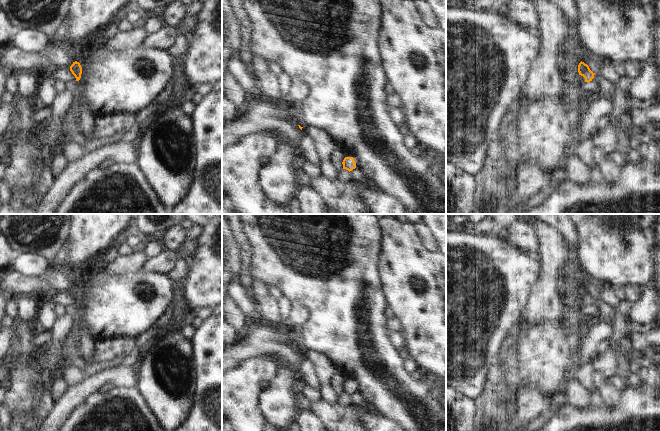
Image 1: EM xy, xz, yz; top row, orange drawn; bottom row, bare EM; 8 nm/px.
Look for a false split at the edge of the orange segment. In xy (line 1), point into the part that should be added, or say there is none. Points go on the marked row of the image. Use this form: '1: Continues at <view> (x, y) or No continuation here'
1: No continuation here

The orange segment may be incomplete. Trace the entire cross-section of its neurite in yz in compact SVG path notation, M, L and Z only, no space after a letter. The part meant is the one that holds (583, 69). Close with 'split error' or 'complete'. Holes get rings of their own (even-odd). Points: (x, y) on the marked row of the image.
M580 62L578 65L579 75L585 78L585 82L590 82L594 78L594 73L590 70L589 66L584 62Z | complete

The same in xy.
M77 61L73 62L73 64L70 66L70 71L75 76L76 81L79 81L82 74L82 67L80 63Z | complete

